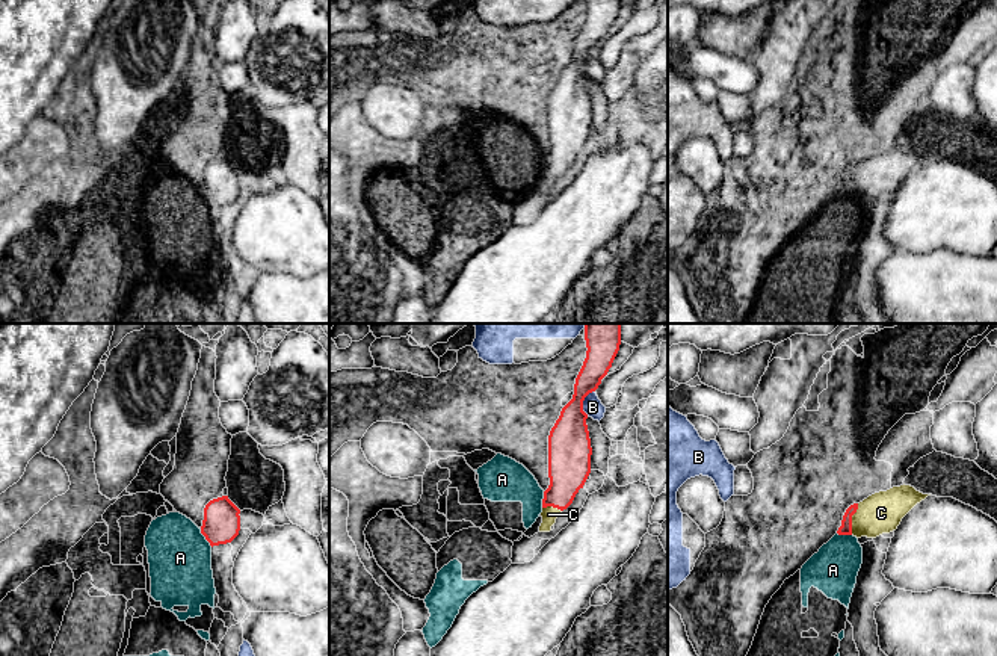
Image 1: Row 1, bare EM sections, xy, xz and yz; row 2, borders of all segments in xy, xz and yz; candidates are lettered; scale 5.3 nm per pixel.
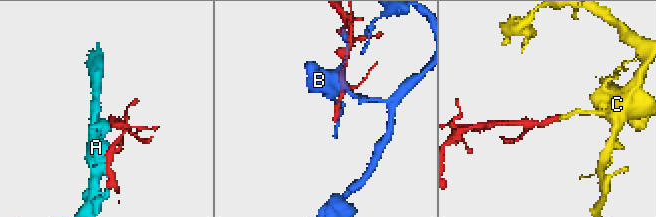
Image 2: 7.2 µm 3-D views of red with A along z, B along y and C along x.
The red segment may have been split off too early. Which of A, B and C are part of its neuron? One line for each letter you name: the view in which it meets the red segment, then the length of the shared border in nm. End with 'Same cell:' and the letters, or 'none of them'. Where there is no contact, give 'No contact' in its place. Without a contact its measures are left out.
C: Touches red in yz. Shared border 170 nm
Same cell: C

